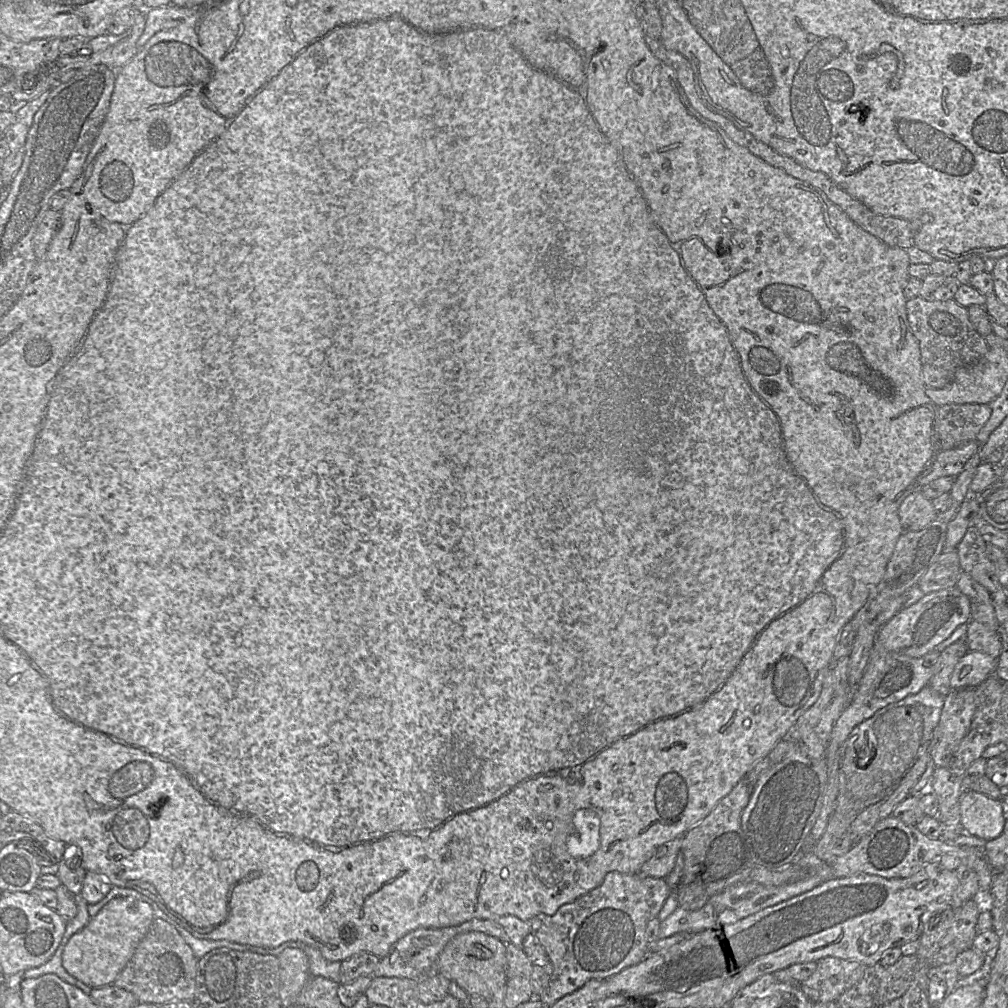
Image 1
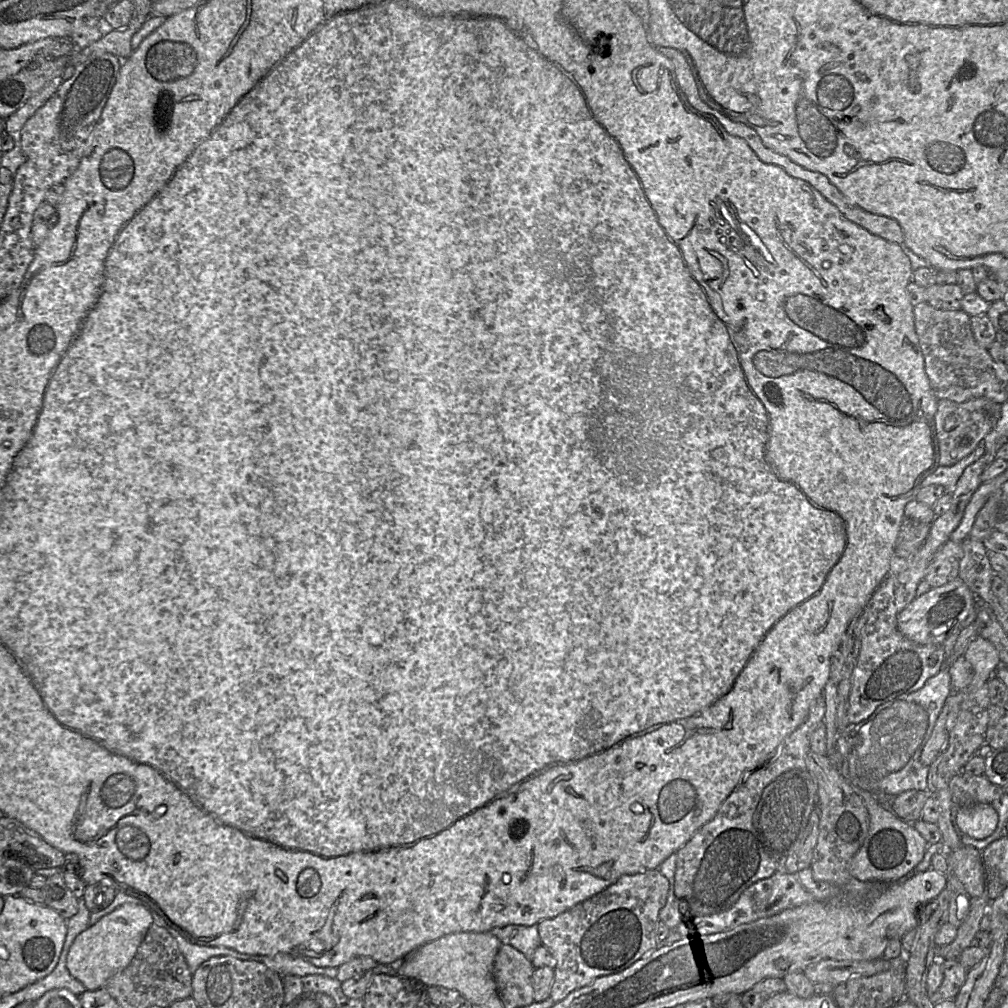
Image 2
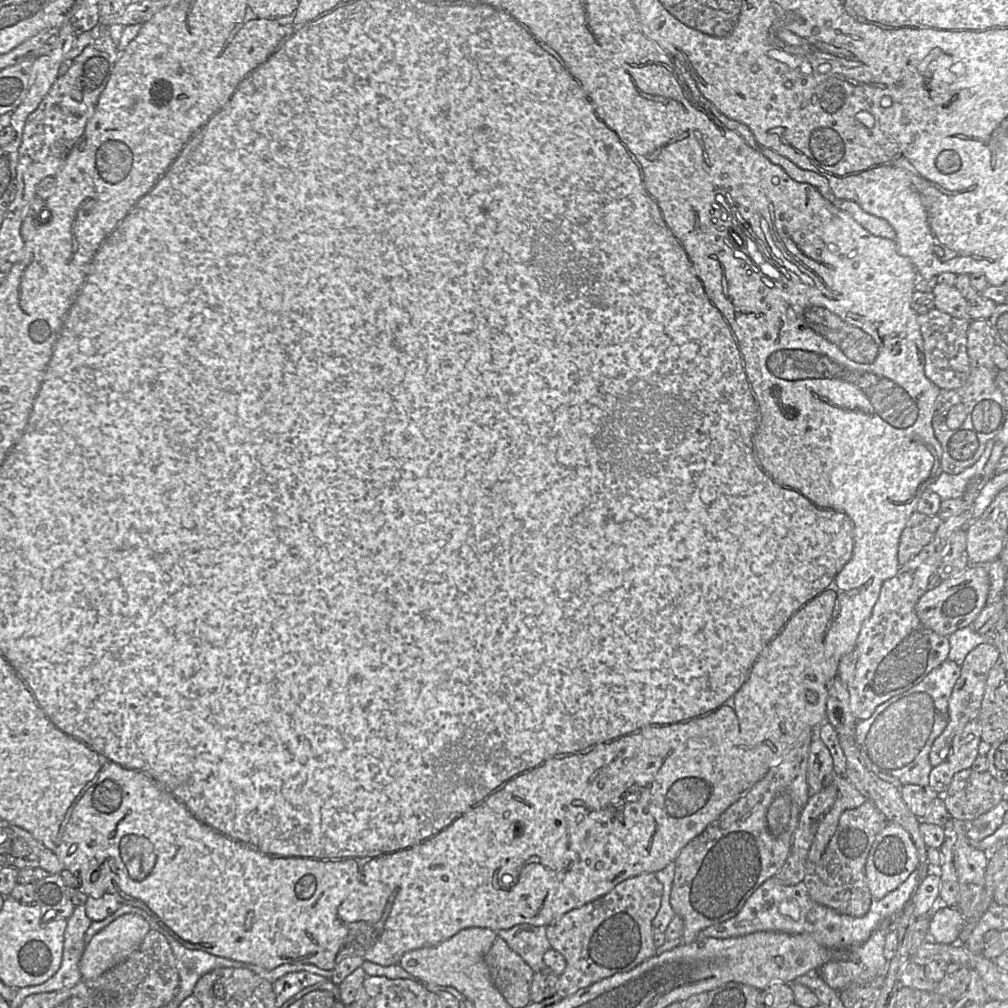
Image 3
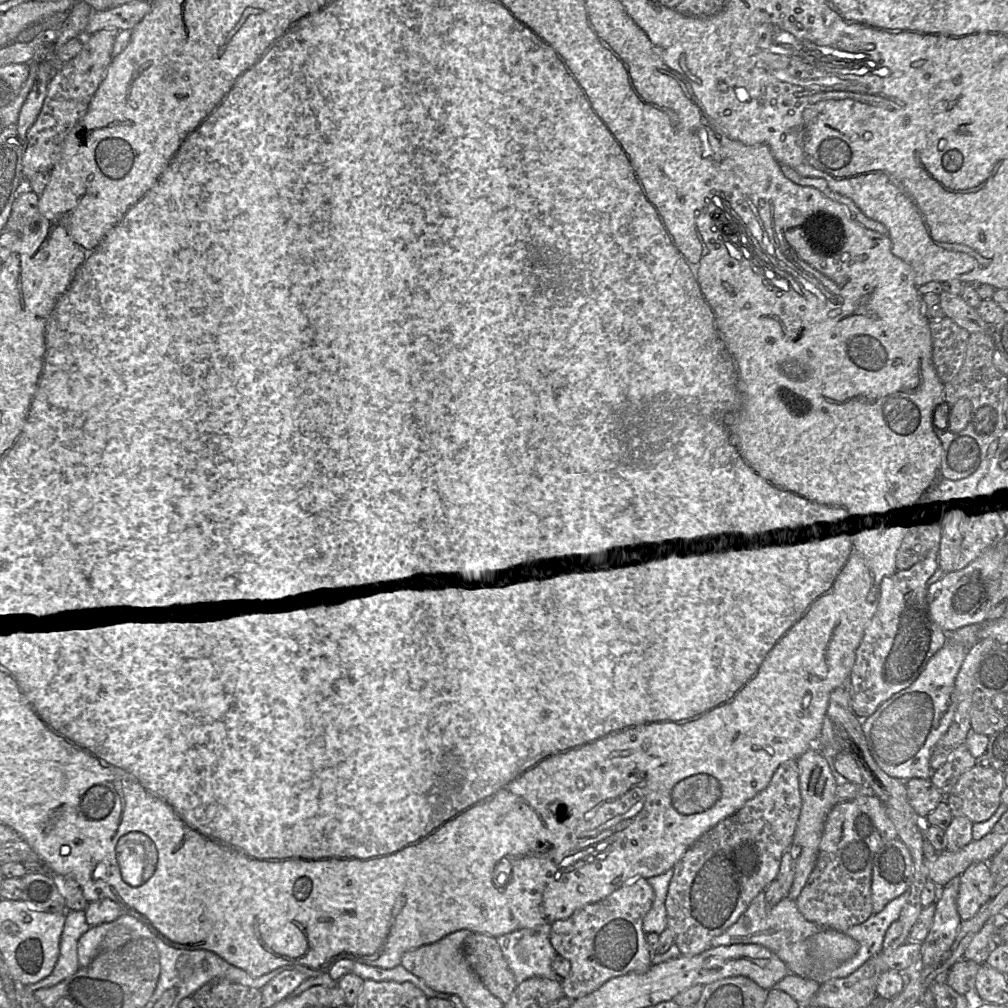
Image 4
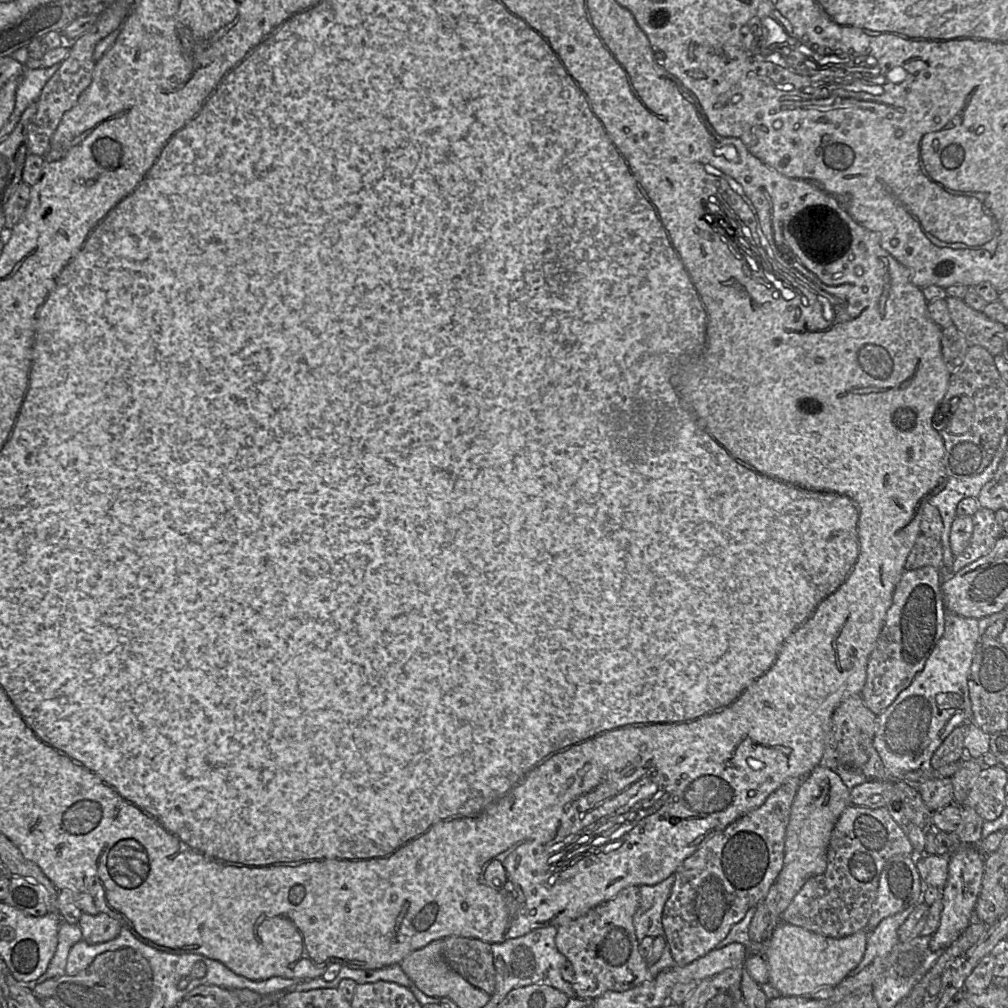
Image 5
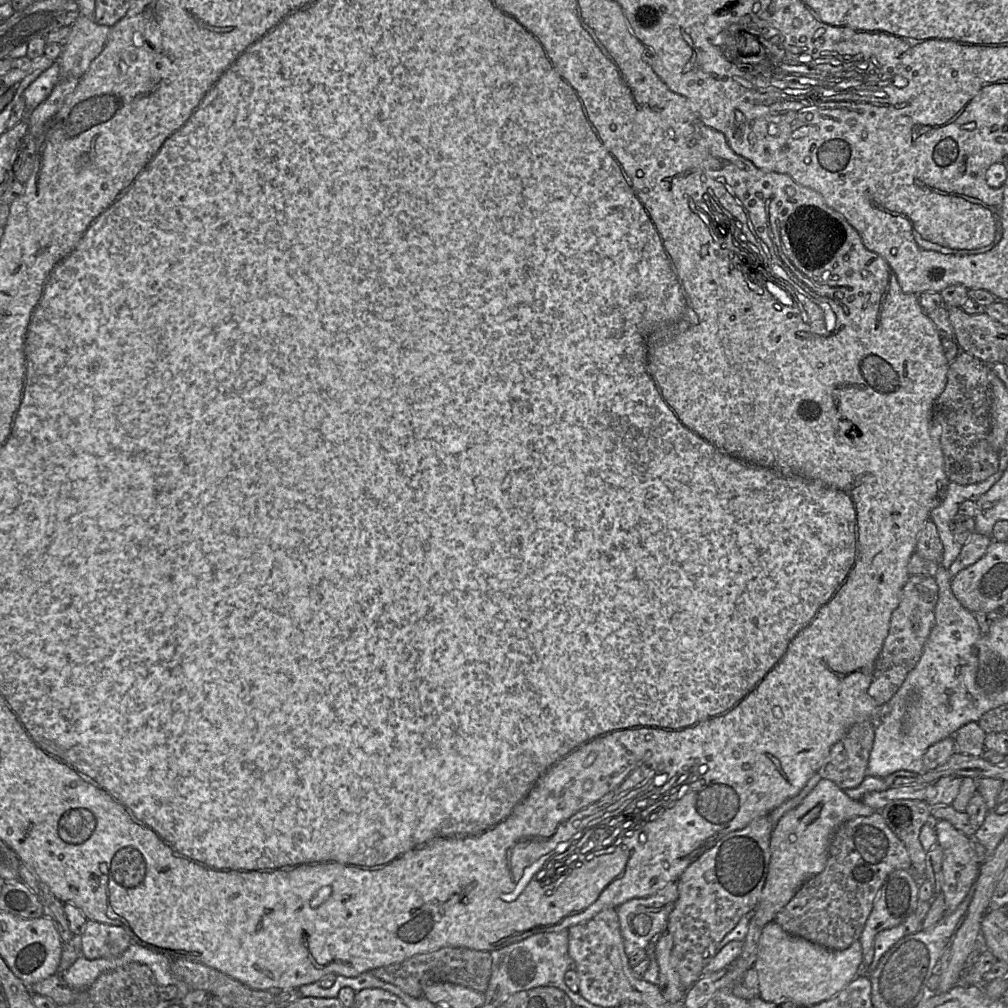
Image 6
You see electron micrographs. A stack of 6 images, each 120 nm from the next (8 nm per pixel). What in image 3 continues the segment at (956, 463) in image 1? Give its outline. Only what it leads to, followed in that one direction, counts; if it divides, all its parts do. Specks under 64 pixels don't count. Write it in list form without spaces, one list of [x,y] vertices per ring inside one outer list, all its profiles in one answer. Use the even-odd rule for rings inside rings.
[[[994,439],[989,440],[979,460],[961,473],[948,474],[943,471],[929,485],[928,490],[938,494],[942,500],[962,498],[969,482],[982,477],[983,469],[991,456],[994,443]]]

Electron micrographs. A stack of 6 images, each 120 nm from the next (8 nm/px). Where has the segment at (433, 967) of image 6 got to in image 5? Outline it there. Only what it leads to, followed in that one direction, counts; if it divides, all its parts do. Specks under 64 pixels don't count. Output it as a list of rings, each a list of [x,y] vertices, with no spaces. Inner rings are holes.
[[[458,936],[442,939],[442,956],[448,966],[471,985],[491,996],[496,984],[491,944]]]

